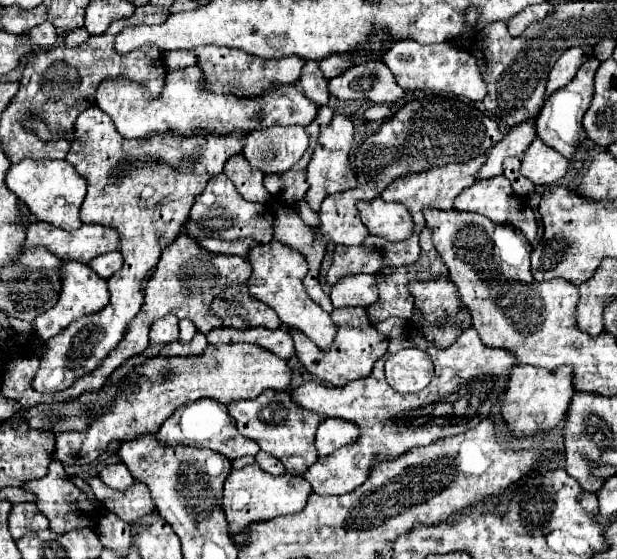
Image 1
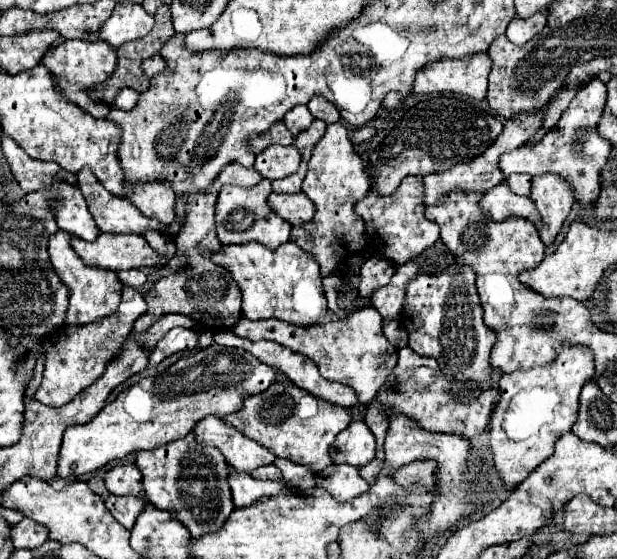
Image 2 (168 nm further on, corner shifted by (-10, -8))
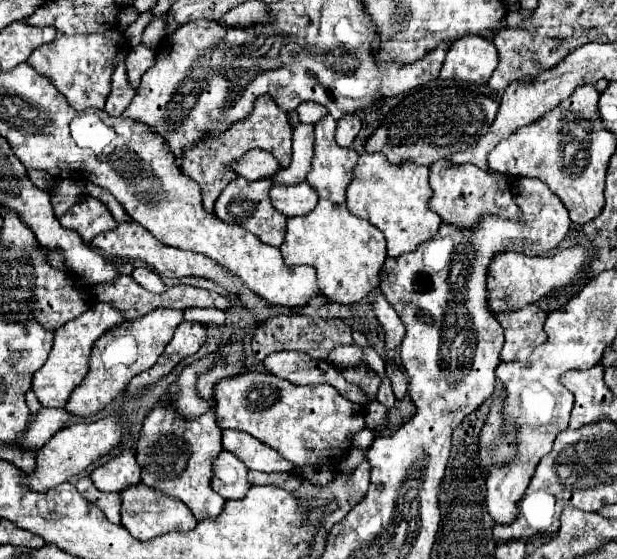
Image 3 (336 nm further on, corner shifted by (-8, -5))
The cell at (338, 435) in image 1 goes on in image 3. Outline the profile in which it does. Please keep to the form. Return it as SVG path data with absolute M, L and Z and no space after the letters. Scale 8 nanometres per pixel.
M363 428L363 430L359 430L359 432L355 432L355 434L351 436L351 446L353 446L353 448L359 448L359 450L367 450L373 440L375 440L373 430Z

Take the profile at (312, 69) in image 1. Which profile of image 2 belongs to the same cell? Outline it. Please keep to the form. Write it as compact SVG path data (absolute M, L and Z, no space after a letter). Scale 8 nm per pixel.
M315 95L315 97L307 103L307 109L311 111L311 115L313 115L315 119L321 119L321 121L327 121L327 123L339 121L339 111L337 111L329 101L325 101L321 95Z

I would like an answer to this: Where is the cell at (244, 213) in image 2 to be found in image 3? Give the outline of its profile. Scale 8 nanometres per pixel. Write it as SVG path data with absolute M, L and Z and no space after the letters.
M235 178L227 184L227 188L221 192L221 196L215 202L215 216L227 224L237 224L247 228L249 232L253 232L257 238L261 238L261 242L271 244L271 246L281 246L283 238L285 238L285 222L287 218L277 212L269 200L269 190L271 190L273 182L271 178L263 178L263 180L245 180L245 178Z

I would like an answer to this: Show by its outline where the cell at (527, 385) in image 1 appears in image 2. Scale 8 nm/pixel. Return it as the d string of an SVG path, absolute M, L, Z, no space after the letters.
M561 345L551 365L501 375L499 403L493 409L489 431L493 465L507 489L515 489L531 471L553 455L557 439L571 431L571 425L577 421L581 387L593 377L593 353L583 345Z

